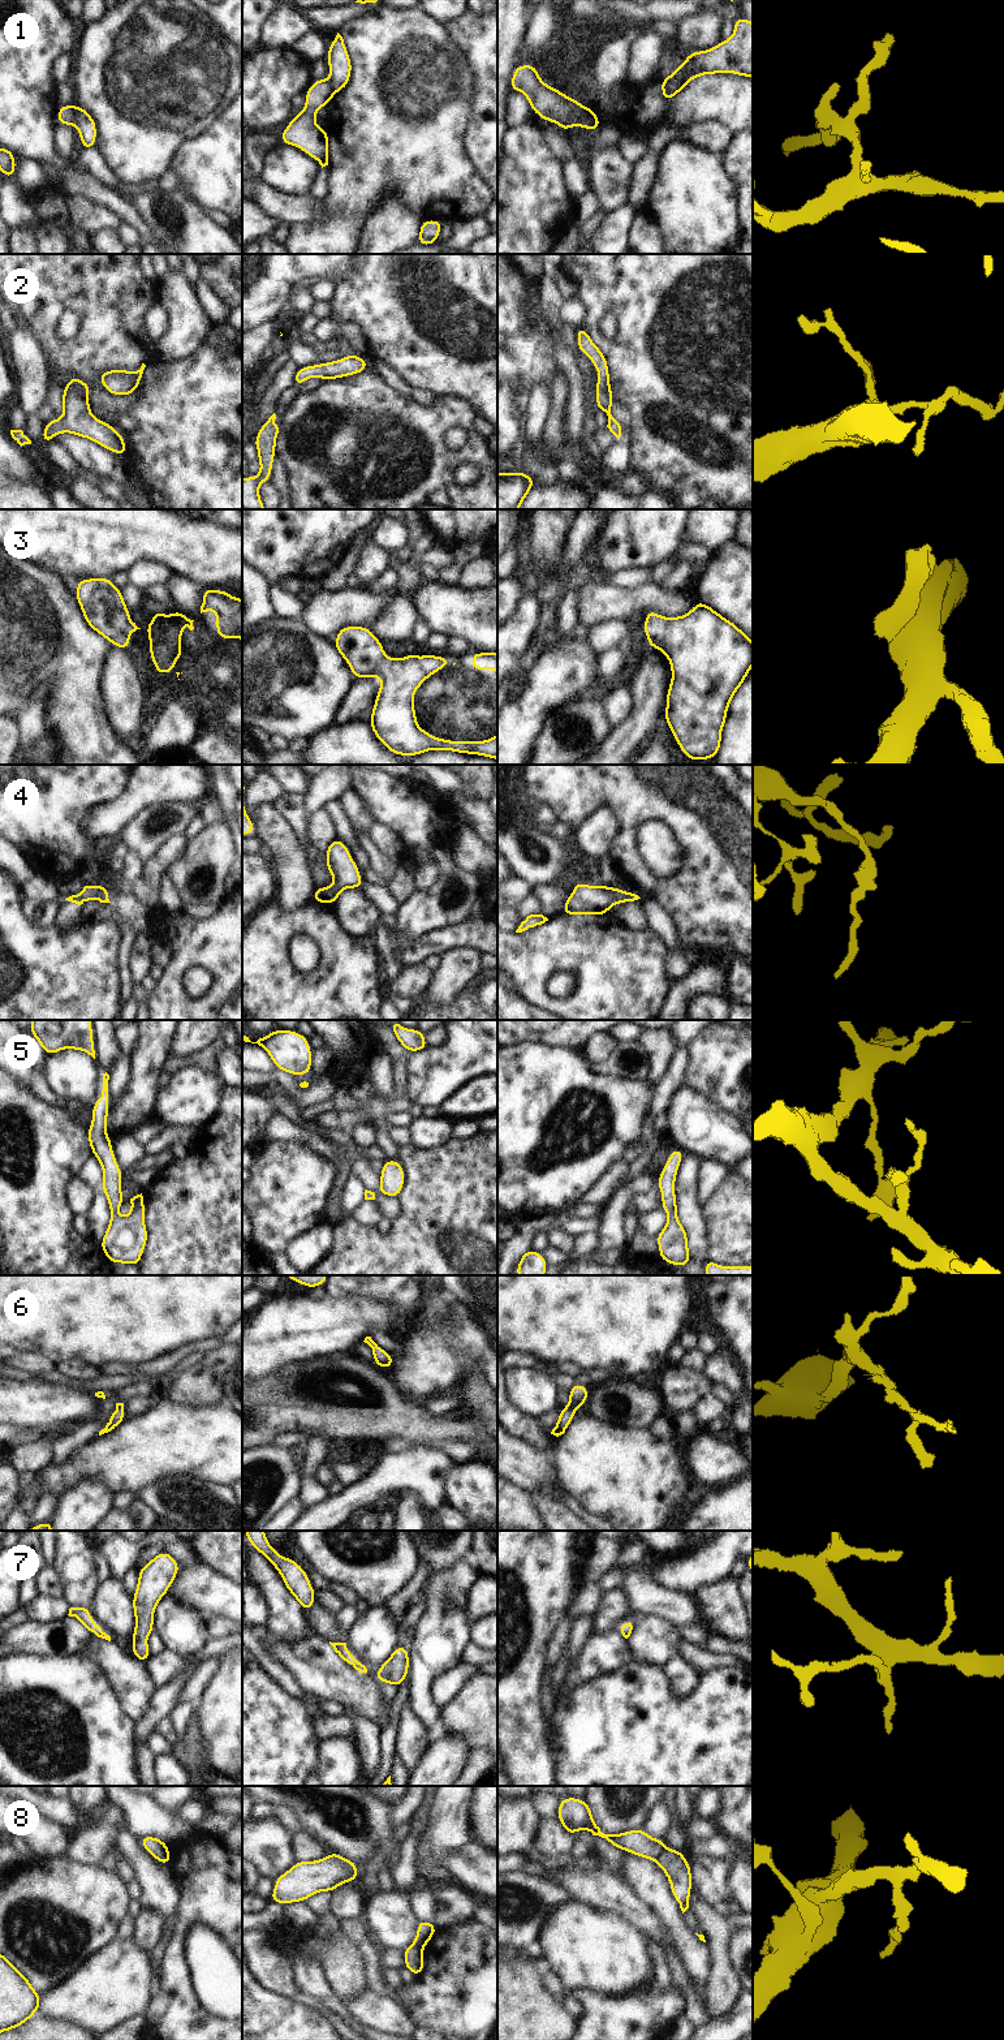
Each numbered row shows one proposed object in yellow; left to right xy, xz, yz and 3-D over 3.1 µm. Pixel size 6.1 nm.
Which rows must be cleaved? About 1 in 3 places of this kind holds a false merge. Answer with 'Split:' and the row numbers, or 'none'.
Split: 1, 8

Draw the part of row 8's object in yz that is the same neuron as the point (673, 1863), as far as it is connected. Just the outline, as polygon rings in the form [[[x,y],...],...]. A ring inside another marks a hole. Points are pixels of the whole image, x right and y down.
[[[664,1849],[656,1863],[664,1871],[671,1884],[671,1891],[684,1914],[689,1908],[691,1894],[691,1867],[684,1852],[675,1849]]]

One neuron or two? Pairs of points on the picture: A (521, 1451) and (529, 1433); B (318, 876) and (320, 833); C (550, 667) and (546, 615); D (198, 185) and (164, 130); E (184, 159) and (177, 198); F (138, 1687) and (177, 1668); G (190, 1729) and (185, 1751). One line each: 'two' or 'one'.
A: two
B: one
C: two
D: two
E: two
F: two
G: one

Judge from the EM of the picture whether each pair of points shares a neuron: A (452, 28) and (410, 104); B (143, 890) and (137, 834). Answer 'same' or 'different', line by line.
A: different
B: different

